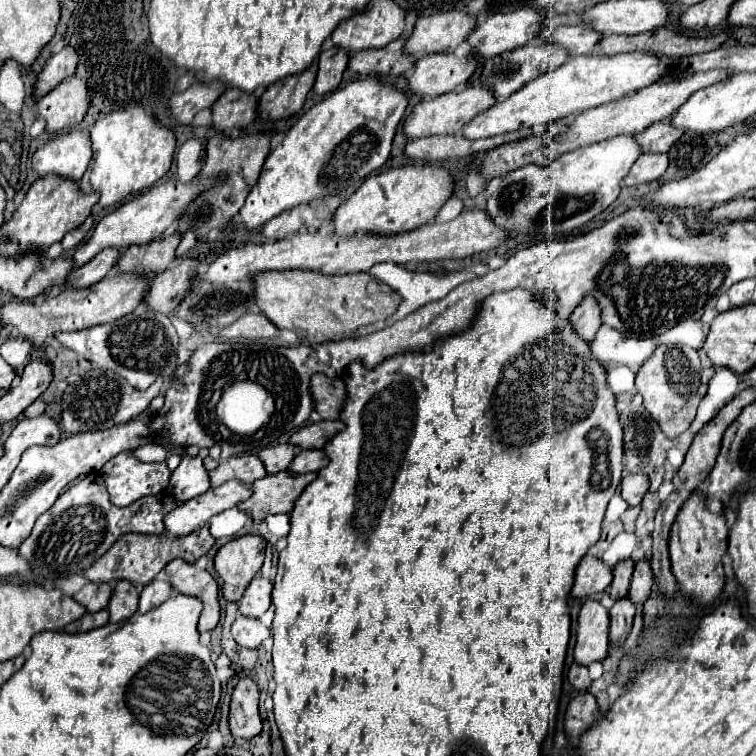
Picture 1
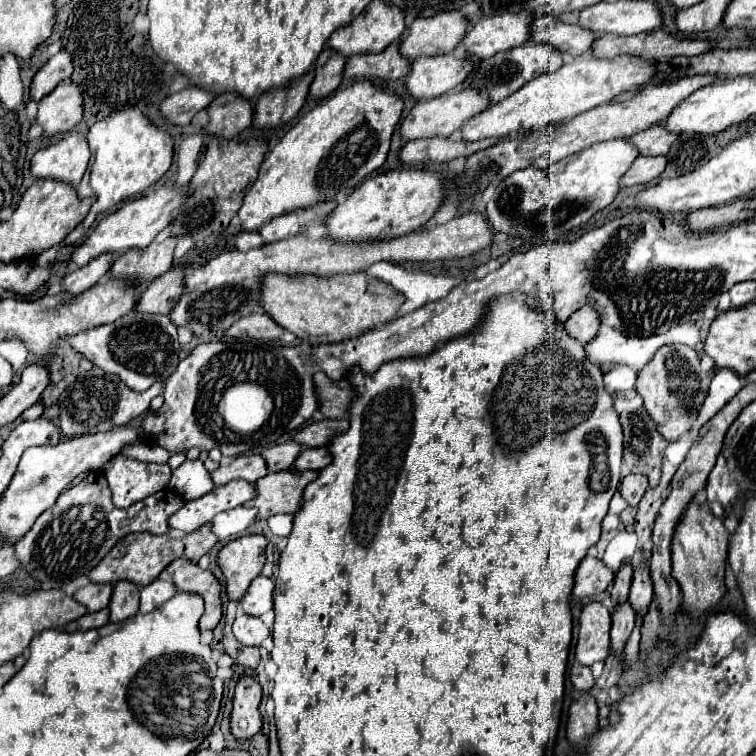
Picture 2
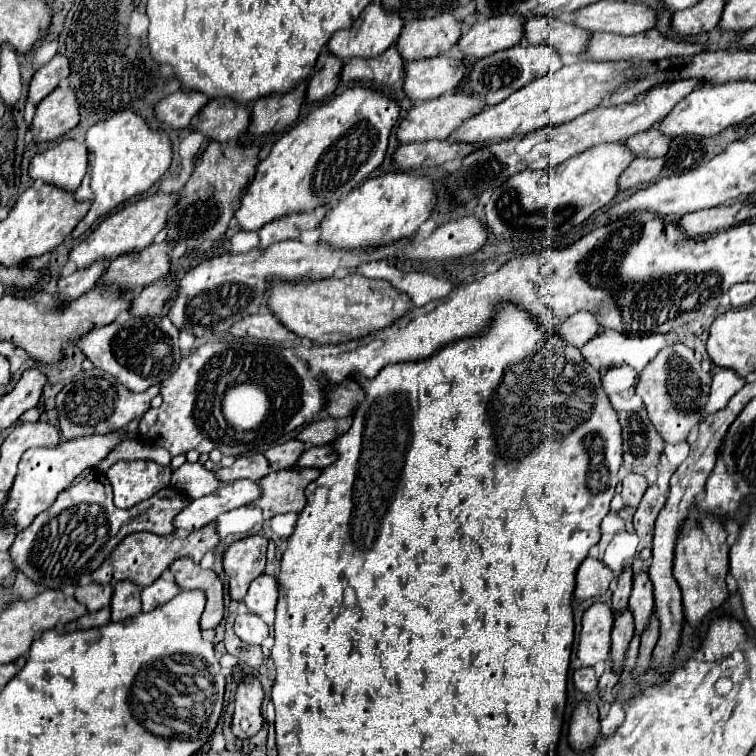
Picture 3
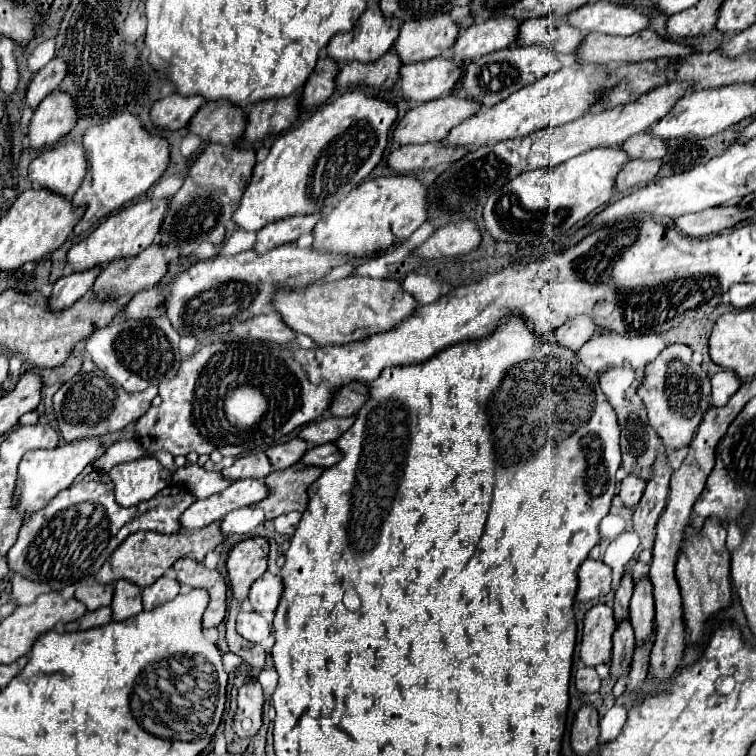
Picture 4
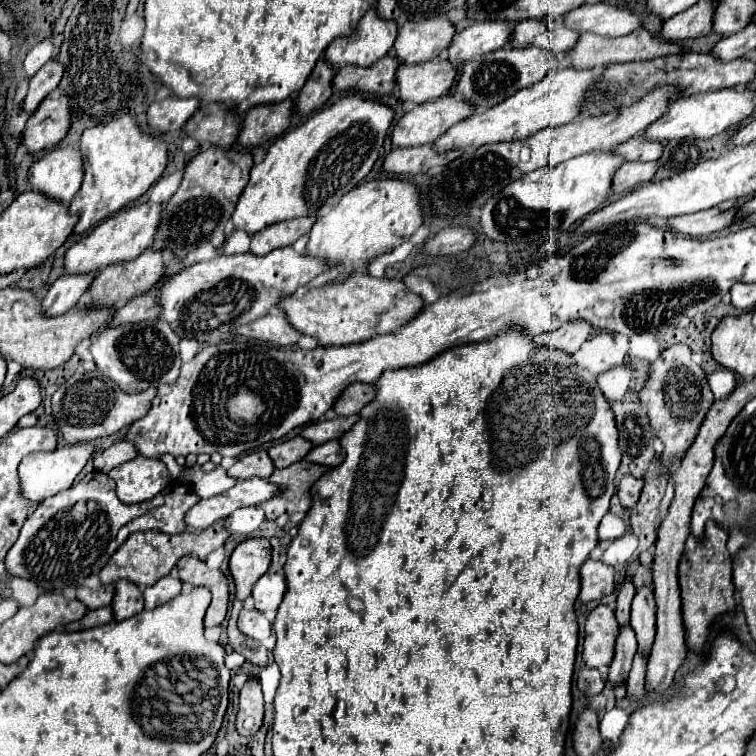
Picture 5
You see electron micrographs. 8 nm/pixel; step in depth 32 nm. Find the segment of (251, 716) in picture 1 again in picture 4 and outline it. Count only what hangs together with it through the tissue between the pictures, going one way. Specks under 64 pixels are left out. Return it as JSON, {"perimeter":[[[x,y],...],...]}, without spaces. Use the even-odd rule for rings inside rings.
{"perimeter":[[[248,678],[238,690],[238,710],[234,716],[234,732],[238,736],[254,736],[262,726],[262,688],[256,678]]]}

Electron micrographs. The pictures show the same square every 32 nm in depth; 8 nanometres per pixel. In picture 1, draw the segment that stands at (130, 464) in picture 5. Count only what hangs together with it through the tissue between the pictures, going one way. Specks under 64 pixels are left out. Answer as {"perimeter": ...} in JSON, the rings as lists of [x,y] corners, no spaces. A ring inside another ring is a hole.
{"perimeter":[[[122,452],[104,464],[102,476],[106,480],[112,504],[130,506],[132,502],[148,494],[158,494],[166,490],[170,470],[164,462],[144,464],[130,456],[130,452]]]}

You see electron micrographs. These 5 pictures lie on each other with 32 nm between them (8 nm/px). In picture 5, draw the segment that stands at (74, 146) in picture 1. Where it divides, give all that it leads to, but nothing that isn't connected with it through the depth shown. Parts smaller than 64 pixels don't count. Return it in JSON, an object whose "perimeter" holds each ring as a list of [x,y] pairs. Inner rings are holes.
{"perimeter":[[[70,146],[48,150],[30,166],[28,172],[32,190],[60,204],[70,204],[82,184],[82,176],[80,152]]]}

